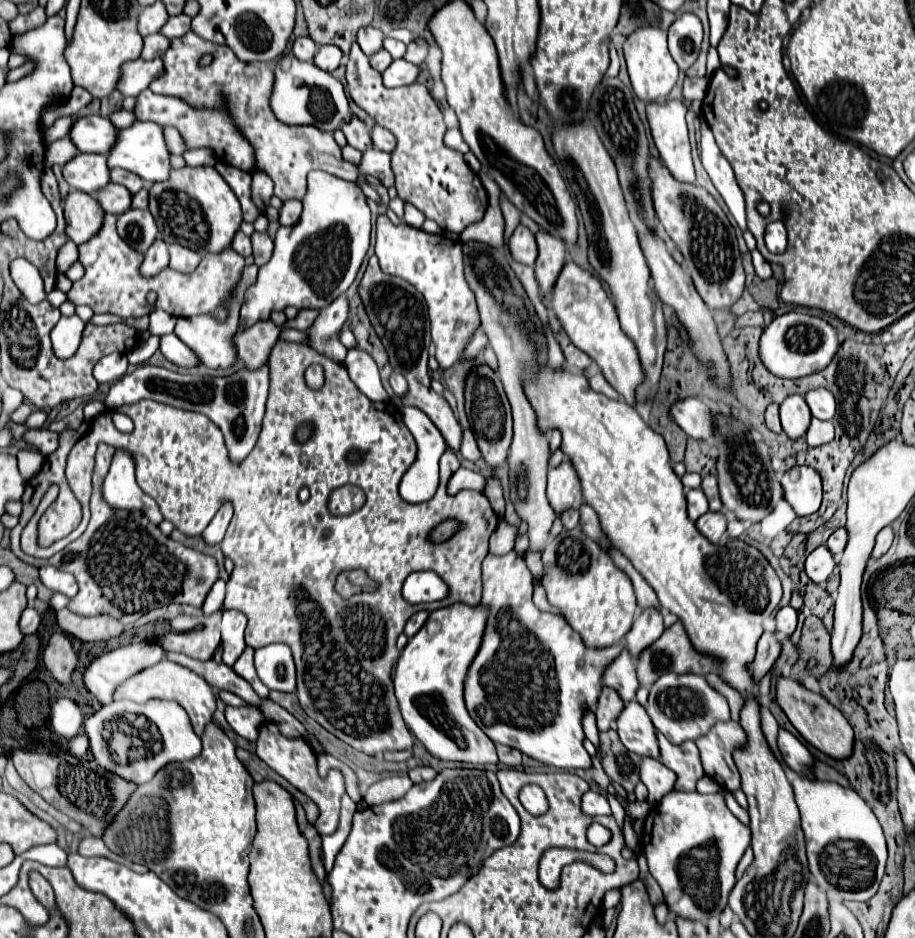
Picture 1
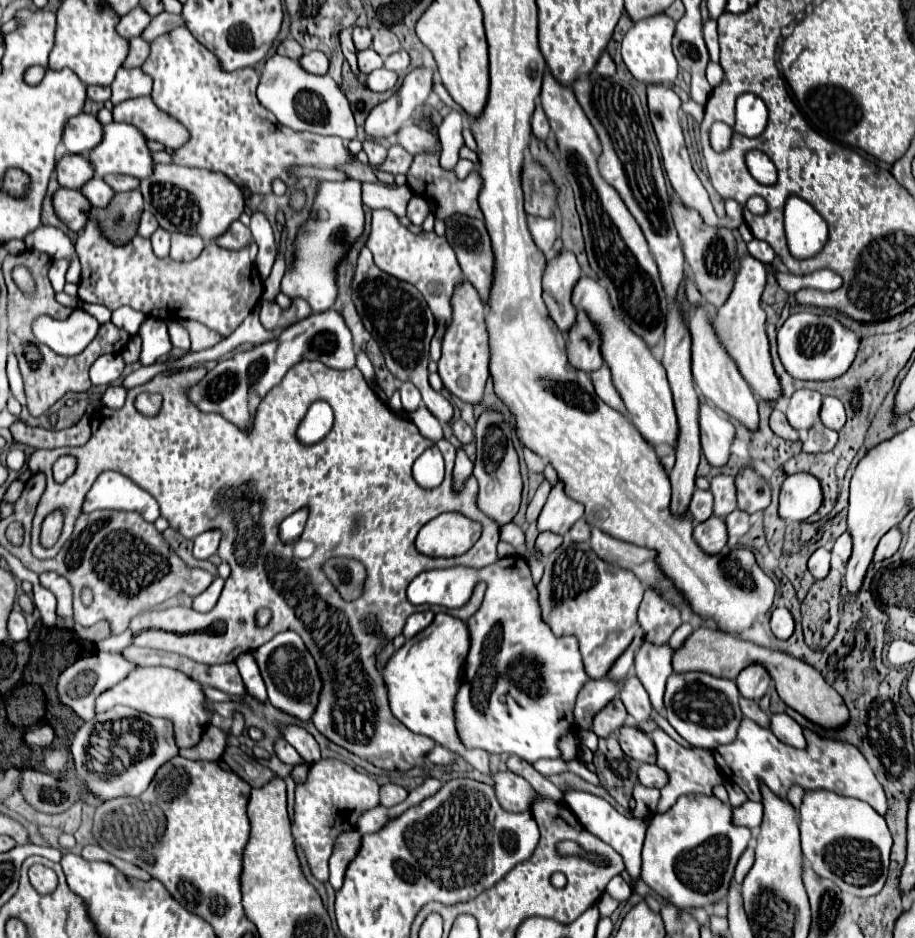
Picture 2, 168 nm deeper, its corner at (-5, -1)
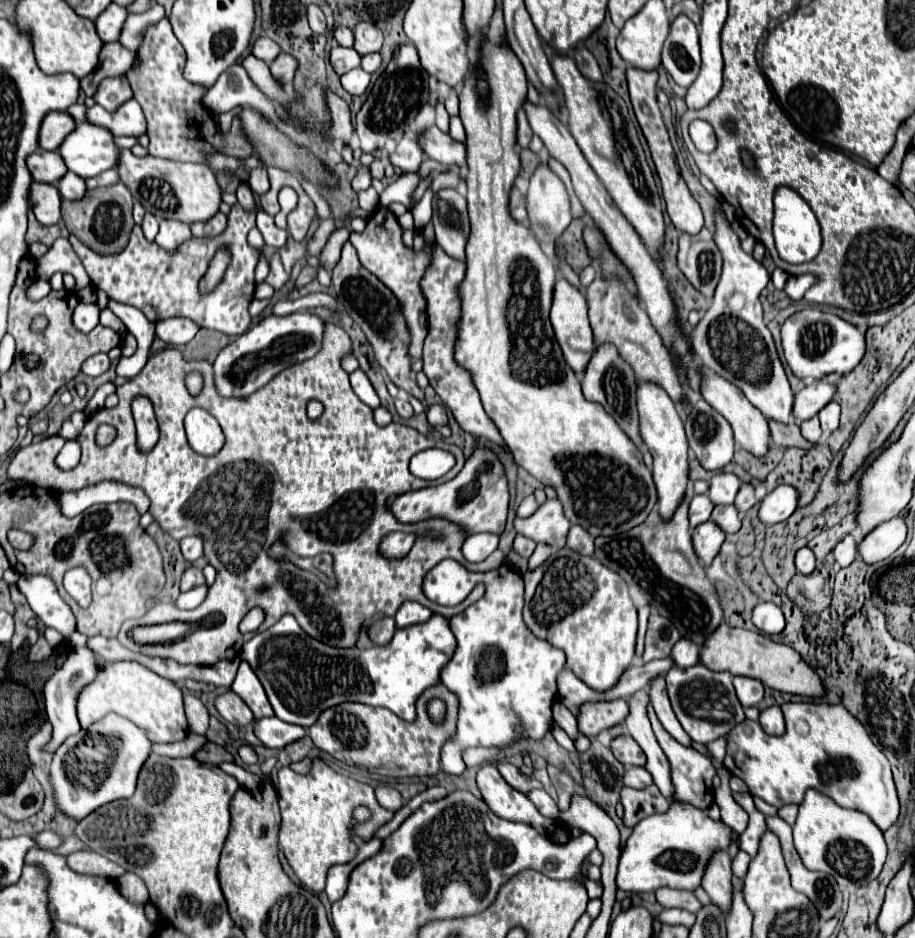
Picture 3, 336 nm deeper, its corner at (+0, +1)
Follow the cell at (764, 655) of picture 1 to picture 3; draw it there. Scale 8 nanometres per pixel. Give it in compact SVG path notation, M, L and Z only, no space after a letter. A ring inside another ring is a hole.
M736 676L736 678L734 678L734 688L736 688L738 700L742 702L744 708L756 706L756 704L764 698L764 686L762 686L762 682L758 682L758 680L754 680L754 678Z

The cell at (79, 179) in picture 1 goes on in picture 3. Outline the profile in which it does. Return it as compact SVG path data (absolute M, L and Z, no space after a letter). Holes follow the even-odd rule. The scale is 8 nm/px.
M46 150L32 152L26 158L26 166L30 168L30 176L34 178L34 182L54 184L54 180L66 174L66 166L58 156L58 152L46 152Z

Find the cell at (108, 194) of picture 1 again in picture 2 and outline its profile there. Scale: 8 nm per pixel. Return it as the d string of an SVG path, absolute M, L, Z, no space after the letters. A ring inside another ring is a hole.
M91 178L87 182L87 186L81 188L81 192L87 196L91 206L95 206L95 208L107 208L115 196L111 186L107 186L107 182L103 178Z

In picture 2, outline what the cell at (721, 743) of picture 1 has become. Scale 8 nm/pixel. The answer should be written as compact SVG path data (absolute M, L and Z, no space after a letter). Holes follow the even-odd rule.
M743 718L737 730L737 738L731 744L717 746L713 750L713 756L715 756L717 766L723 772L723 778L725 780L731 778L733 784L737 784L747 794L749 800L755 800L755 802L761 800L759 780L763 780L781 798L787 796L787 790L791 784L799 784L805 790L823 788L823 790L831 790L841 796L859 798L867 802L869 806L873 806L879 814L885 814L887 810L885 792L881 784L877 782L871 766L867 764L867 760L855 746L849 746L837 740L819 738L811 730L805 730L805 738L807 738L807 748L795 750L787 744L781 744L771 730L765 730L757 726L755 722Z

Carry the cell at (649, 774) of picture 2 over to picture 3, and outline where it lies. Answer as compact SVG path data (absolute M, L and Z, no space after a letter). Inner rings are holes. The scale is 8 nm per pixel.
M640 766L626 768L626 772L624 772L624 786L640 790L640 788L646 788L650 784L652 784L652 778L650 778L646 768L640 768Z

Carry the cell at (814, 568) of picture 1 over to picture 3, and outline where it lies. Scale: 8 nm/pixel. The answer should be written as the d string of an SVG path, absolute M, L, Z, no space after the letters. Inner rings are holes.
M800 548L800 550L796 552L796 560L794 560L794 564L796 564L796 570L798 570L798 572L802 572L802 574L810 574L810 572L814 570L814 566L816 566L814 552L812 552L810 548Z

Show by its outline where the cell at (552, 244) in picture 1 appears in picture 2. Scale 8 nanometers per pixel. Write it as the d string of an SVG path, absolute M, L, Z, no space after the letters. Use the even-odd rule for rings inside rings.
M561 250L557 256L547 260L543 272L543 300L561 332L567 332L575 322L571 288L579 280L579 276L581 270L573 252Z

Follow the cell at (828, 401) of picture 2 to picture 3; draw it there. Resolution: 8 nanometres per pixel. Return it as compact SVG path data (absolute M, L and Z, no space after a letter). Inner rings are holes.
M830 402L828 406L824 406L820 412L818 412L818 418L820 418L820 426L824 430L824 434L832 434L836 428L838 428L838 420L840 420L840 406L838 402Z

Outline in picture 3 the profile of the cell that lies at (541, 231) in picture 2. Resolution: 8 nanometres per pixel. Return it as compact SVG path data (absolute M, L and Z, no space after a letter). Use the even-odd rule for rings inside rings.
M542 158L542 162L538 164L538 168L534 170L532 178L530 178L530 188L528 188L528 220L530 220L530 228L534 230L536 238L540 242L554 242L560 238L560 234L568 228L568 224L572 222L572 214L570 214L570 196L566 192L564 182L550 170L546 158Z

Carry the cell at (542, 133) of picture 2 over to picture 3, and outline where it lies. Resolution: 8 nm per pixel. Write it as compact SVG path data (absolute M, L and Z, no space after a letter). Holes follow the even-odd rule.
M518 110L516 112L516 144L520 148L526 148L528 142L530 142L530 138L532 138L530 124L528 124L528 120L524 116L524 110Z

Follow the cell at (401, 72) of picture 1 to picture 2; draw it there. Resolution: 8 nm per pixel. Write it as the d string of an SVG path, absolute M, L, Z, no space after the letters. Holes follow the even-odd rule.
M379 68L367 76L367 88L373 92L385 92L385 90L391 90L397 84L397 80L399 80L399 74L387 68Z

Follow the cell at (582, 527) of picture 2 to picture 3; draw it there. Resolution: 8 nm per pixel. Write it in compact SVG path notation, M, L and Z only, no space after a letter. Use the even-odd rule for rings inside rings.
M572 526L566 546L574 552L582 552L582 556L594 556L594 538L584 528Z

